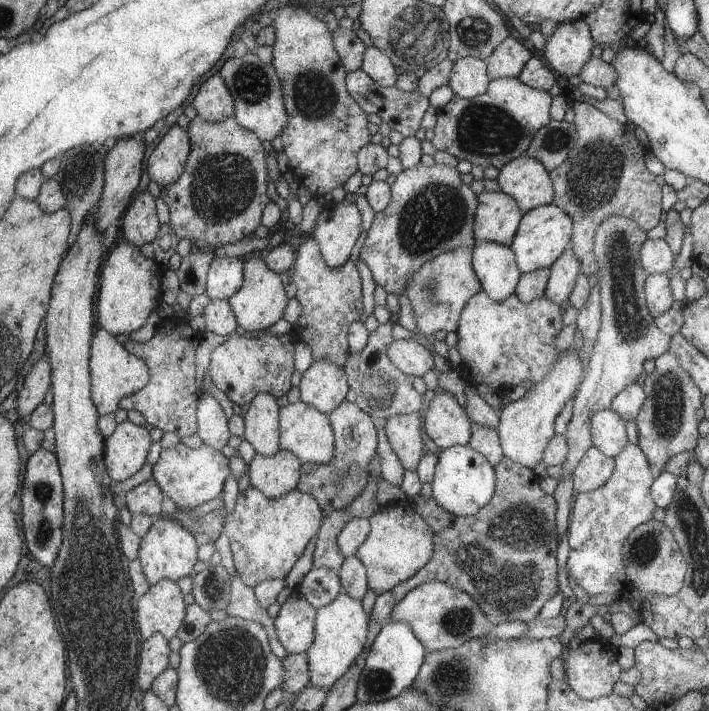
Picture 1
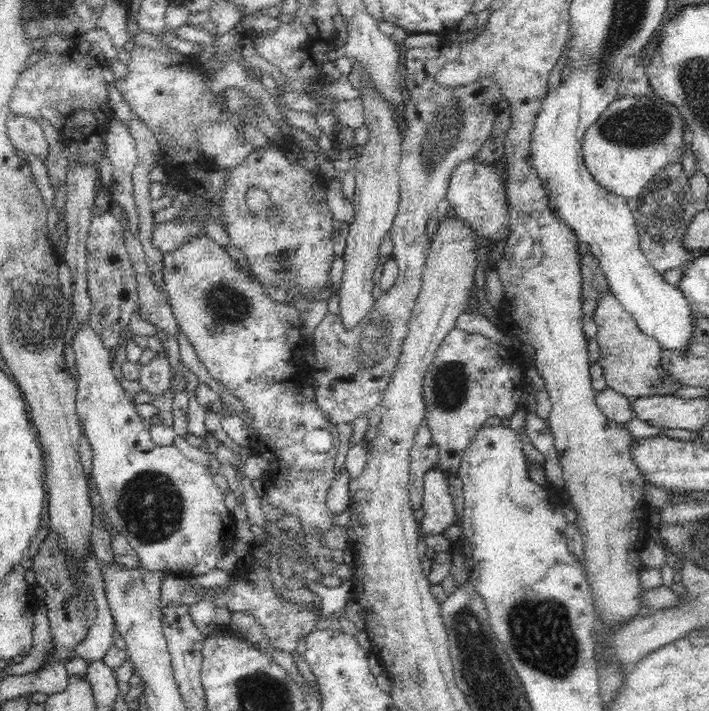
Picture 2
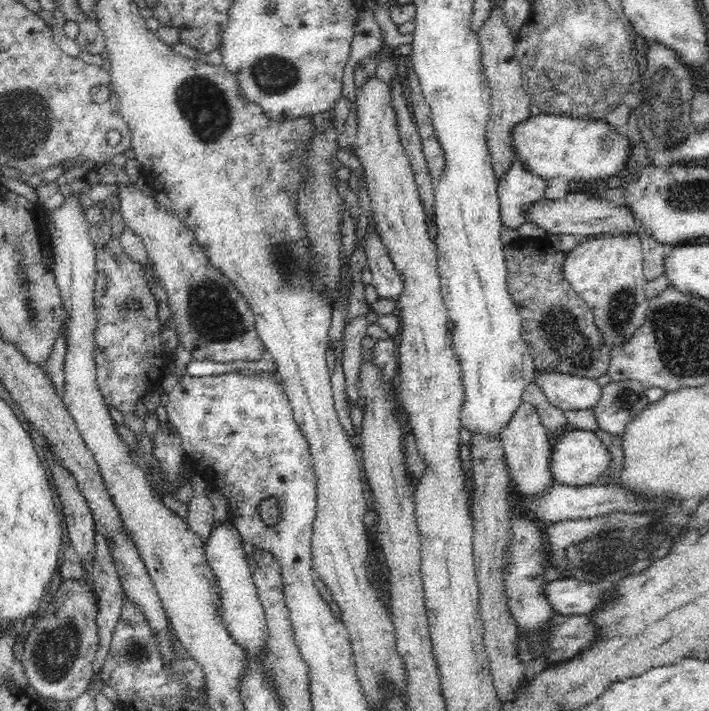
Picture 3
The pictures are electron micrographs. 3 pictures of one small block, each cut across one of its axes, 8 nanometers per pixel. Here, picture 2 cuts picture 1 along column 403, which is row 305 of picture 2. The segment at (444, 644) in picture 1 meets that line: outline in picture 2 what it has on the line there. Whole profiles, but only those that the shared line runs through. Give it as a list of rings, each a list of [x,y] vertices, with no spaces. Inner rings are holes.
[[[604,292],[598,298],[598,306],[592,315],[597,326],[594,337],[600,348],[597,362],[603,370],[608,387],[631,400],[646,396],[674,395],[676,390],[682,388],[682,383],[664,369],[661,345],[639,329],[633,316],[626,312],[612,292]]]

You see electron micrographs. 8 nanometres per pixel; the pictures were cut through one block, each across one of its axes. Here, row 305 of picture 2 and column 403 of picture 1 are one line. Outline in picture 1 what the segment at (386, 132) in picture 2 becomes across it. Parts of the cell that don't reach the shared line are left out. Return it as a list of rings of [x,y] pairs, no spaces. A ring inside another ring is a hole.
[[[396,339],[390,345],[389,355],[391,360],[399,366],[408,376],[420,378],[434,369],[432,354],[424,346],[420,346],[414,339]]]

